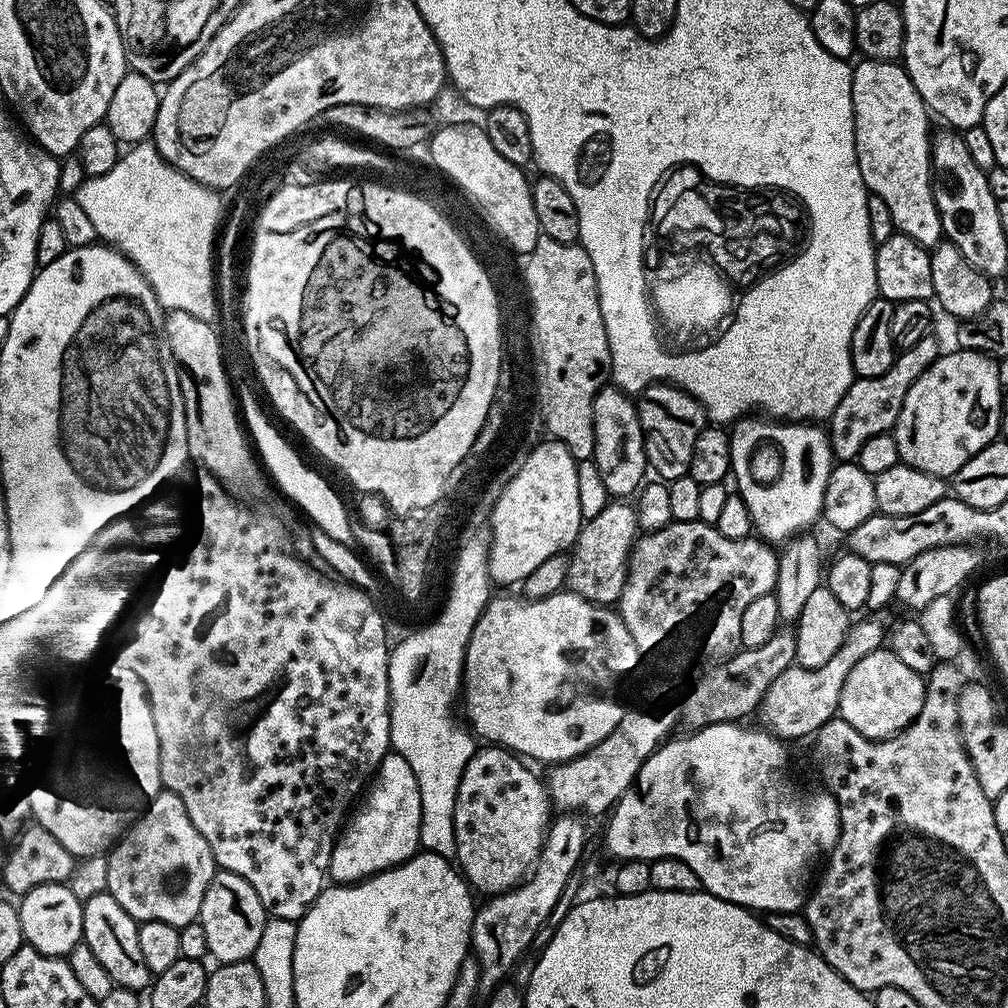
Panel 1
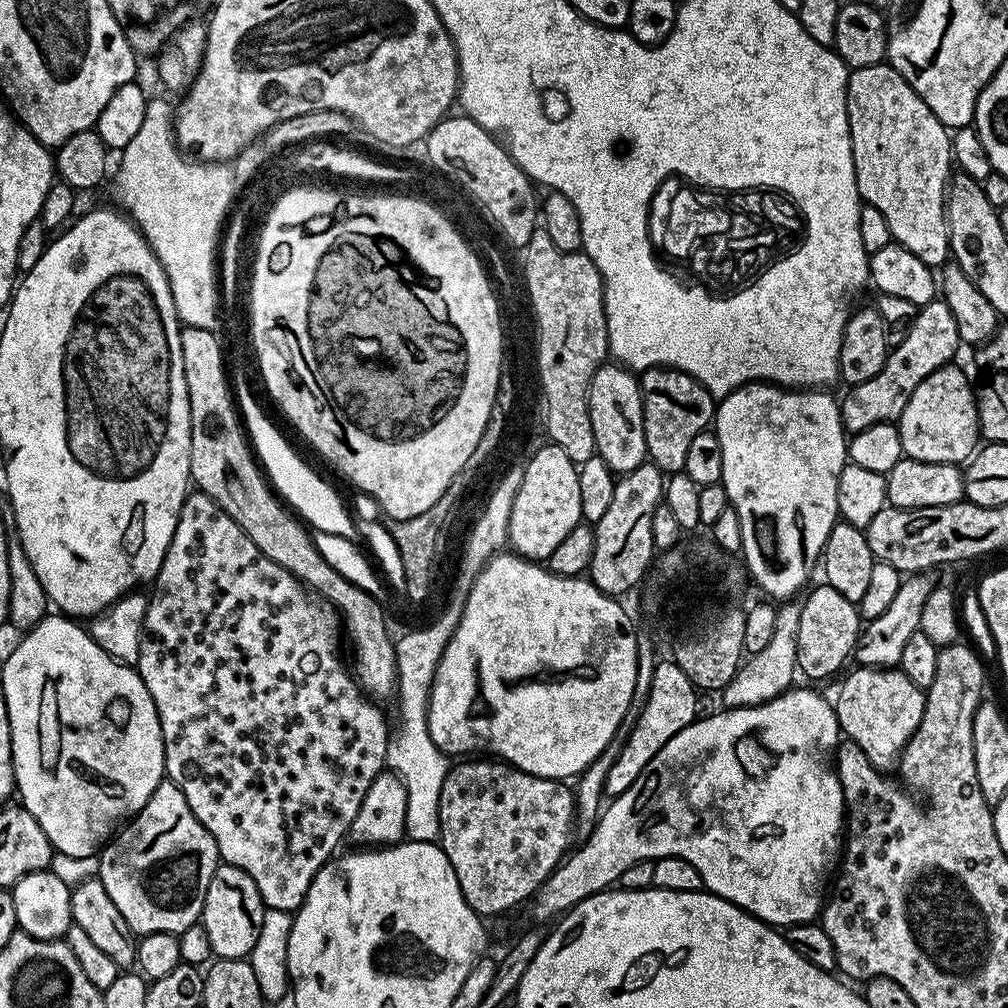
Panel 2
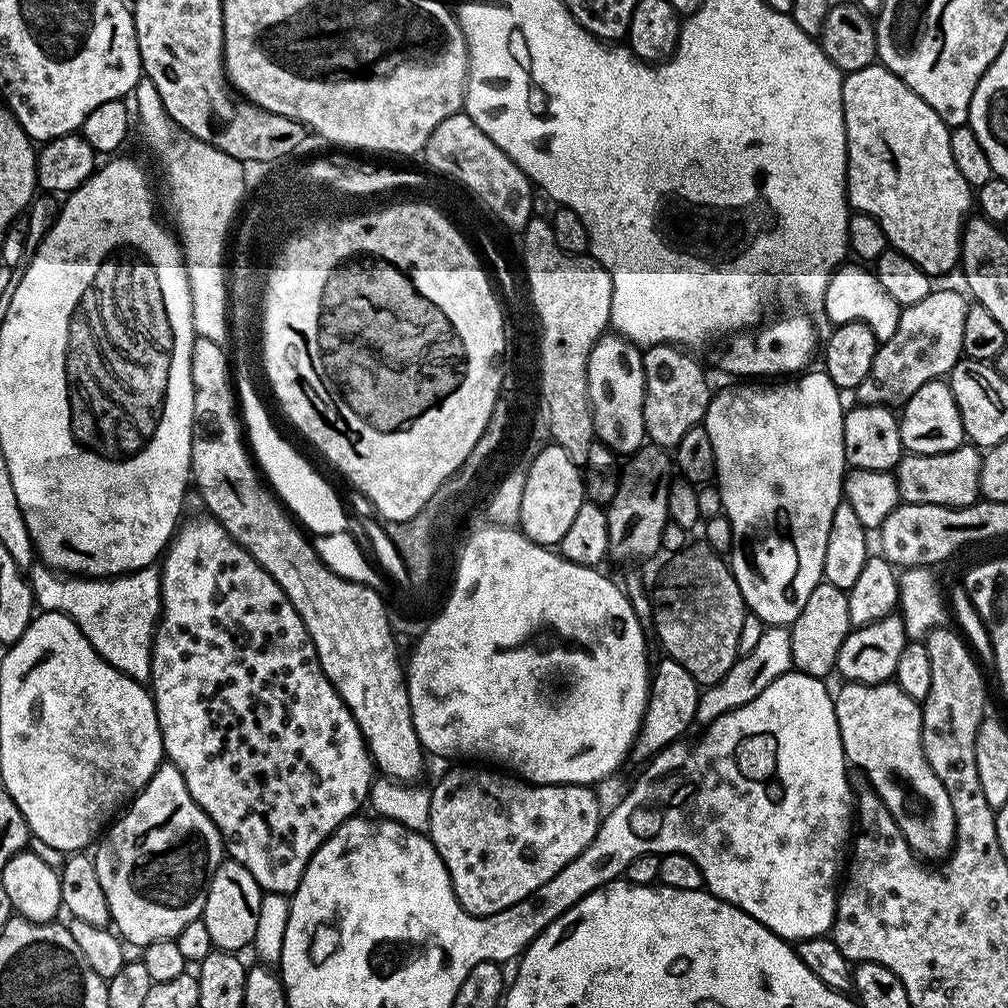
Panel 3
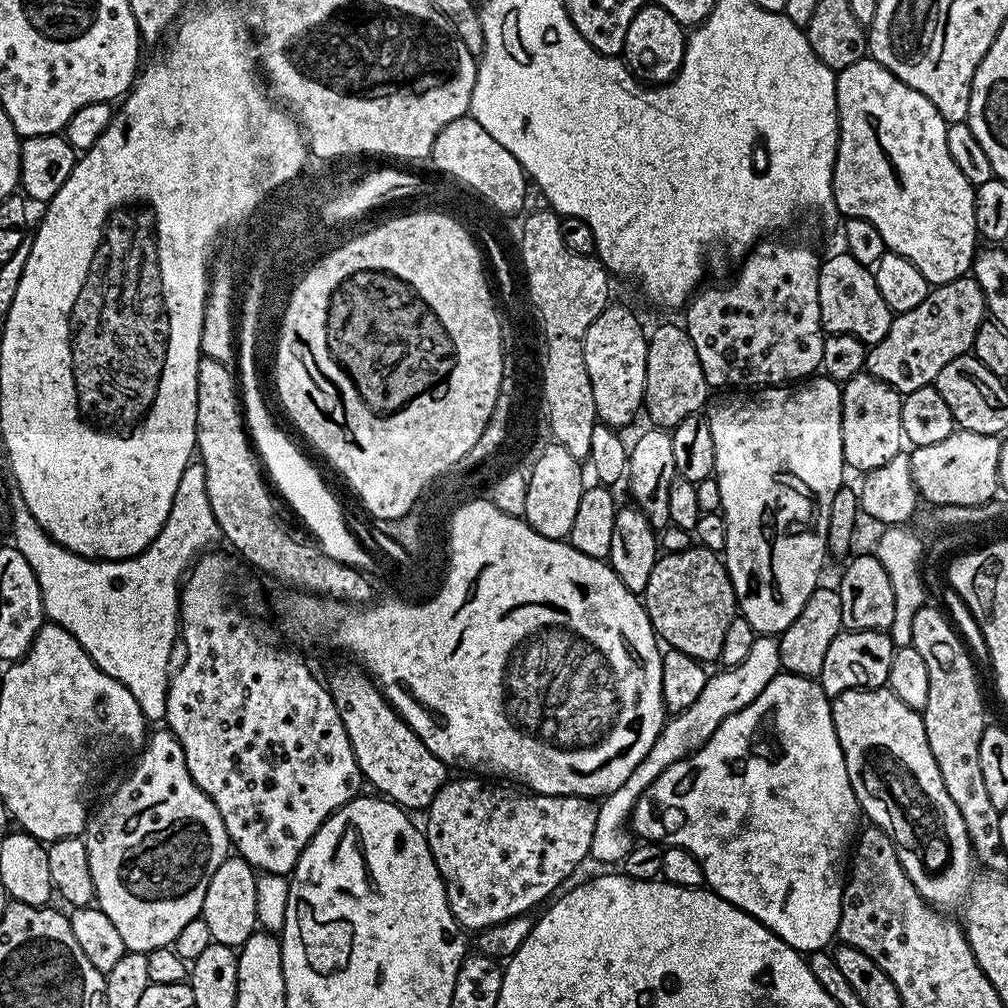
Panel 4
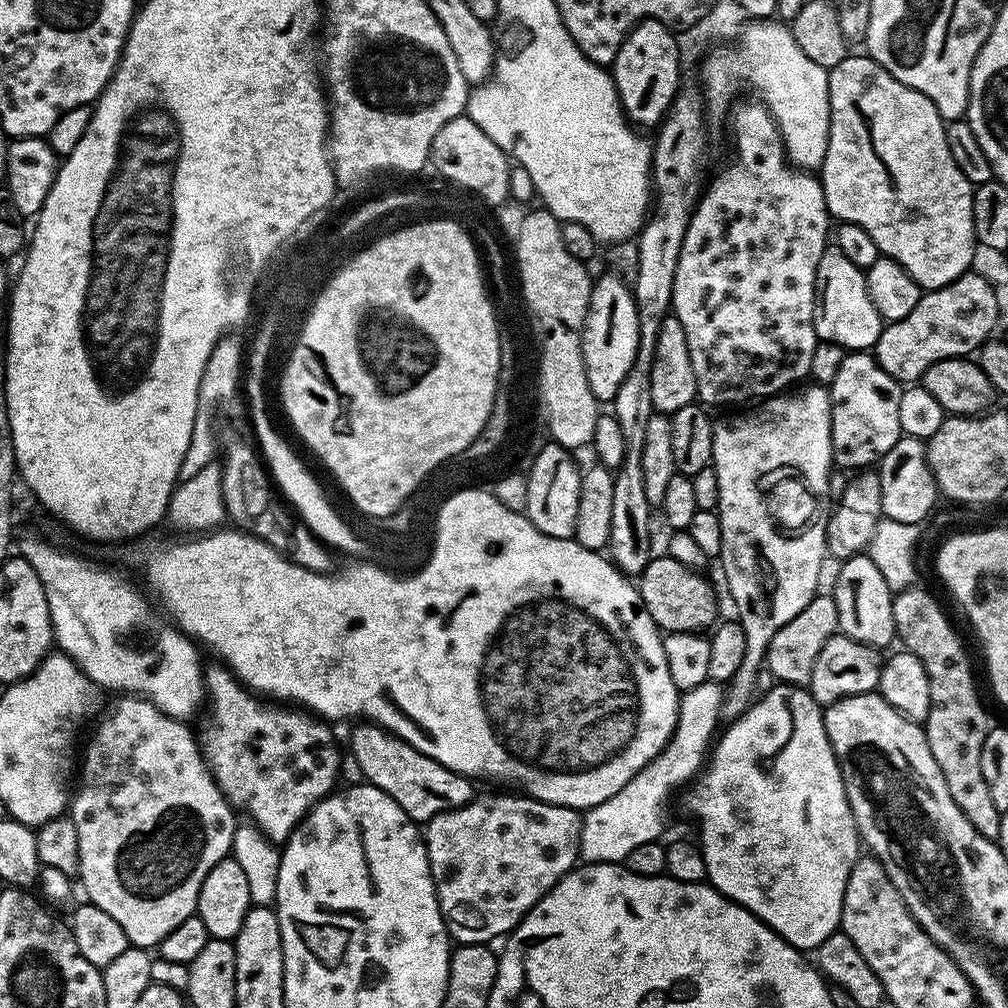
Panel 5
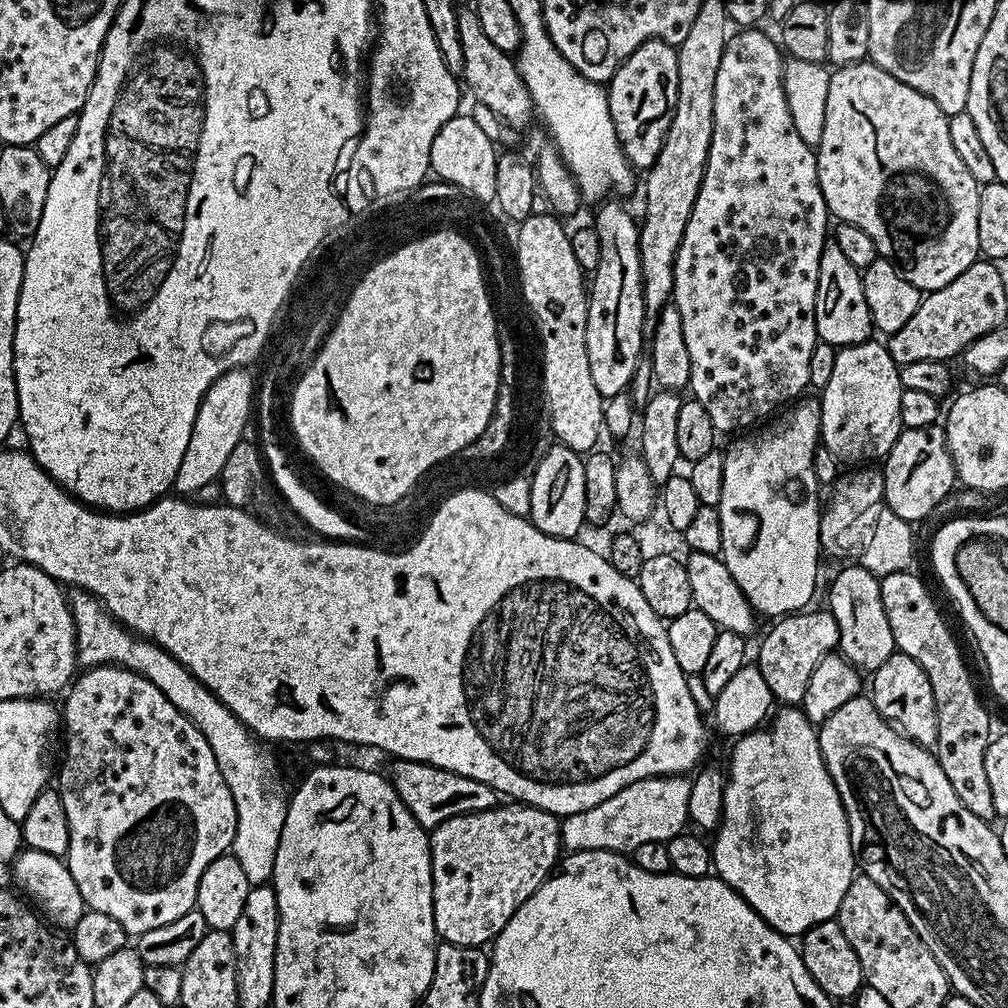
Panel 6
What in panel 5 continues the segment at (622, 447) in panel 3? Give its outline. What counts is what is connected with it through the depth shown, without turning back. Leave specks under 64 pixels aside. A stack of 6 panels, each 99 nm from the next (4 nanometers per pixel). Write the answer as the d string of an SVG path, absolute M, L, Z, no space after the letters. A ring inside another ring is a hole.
M608 272L605 276L596 276L592 285L592 297L588 303L588 316L584 320L584 341L582 342L582 354L586 366L586 382L590 382L590 390L596 396L597 401L612 402L618 394L618 388L622 386L622 380L630 374L630 368L634 366L634 358L638 350L638 310L636 298L631 287L624 285L624 280L614 273Z

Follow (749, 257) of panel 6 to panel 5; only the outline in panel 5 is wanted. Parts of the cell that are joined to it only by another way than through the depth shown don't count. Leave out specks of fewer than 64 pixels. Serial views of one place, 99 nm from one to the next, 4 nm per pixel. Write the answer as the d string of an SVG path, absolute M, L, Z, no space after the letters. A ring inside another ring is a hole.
M763 102L756 104L735 105L732 116L732 148L736 157L713 178L707 181L702 195L692 211L692 220L682 242L682 250L678 258L678 270L674 274L674 294L672 295L671 311L682 322L682 330L686 330L686 346L690 350L690 362L694 366L696 379L696 395L699 403L713 409L724 408L727 404L744 404L759 401L761 398L775 396L799 385L799 380L810 373L810 358L814 358L816 339L816 275L818 262L824 249L830 244L830 217L824 191L819 179L811 171L793 166L784 149L784 139L774 117L768 113Z

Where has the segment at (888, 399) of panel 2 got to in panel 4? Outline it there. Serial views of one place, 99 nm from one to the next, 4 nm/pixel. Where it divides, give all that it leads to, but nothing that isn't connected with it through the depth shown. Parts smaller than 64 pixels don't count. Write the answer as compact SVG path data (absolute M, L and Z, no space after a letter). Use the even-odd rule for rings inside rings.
M965 274L945 284L937 284L928 291L926 298L922 298L919 306L914 306L914 310L893 315L890 330L886 330L886 338L868 348L868 357L864 363L867 375L886 382L895 392L901 394L935 385L942 366L965 355L971 349L974 334L978 334L978 326L985 318L984 295L978 282L972 279L971 275Z

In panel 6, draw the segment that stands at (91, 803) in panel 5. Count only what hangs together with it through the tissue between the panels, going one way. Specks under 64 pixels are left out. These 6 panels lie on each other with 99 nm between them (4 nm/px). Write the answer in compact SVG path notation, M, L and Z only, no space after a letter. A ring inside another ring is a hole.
M103 664L97 668L89 668L81 671L79 675L73 679L63 699L64 698L64 708L62 704L62 752L64 748L64 761L61 762L60 768L58 764L58 776L60 772L58 791L62 798L62 807L66 809L66 822L70 826L70 846L68 847L66 863L70 874L74 878L74 882L78 886L78 890L82 894L85 905L93 912L110 914L110 918L114 918L114 922L118 922L129 934L133 937L137 937L143 932L154 930L158 926L166 926L166 922L174 922L174 918L182 918L182 914L186 914L195 909L198 882L202 878L206 866L210 866L210 862L214 862L214 858L225 855L225 853L231 849L232 839L236 833L236 807L234 806L234 798L230 794L230 786L226 786L226 782L222 778L222 770L218 770L218 762L214 762L214 750L210 750L210 742L206 742L202 730L198 730L198 726L194 726L194 722L190 722L190 718L186 718L186 714L182 714L178 710L178 706L174 706L174 702L170 702L170 698L166 698L166 694L162 694L162 690L158 690L158 686L154 686L154 682L150 682L142 674L138 674L134 670L119 668L117 664Z

